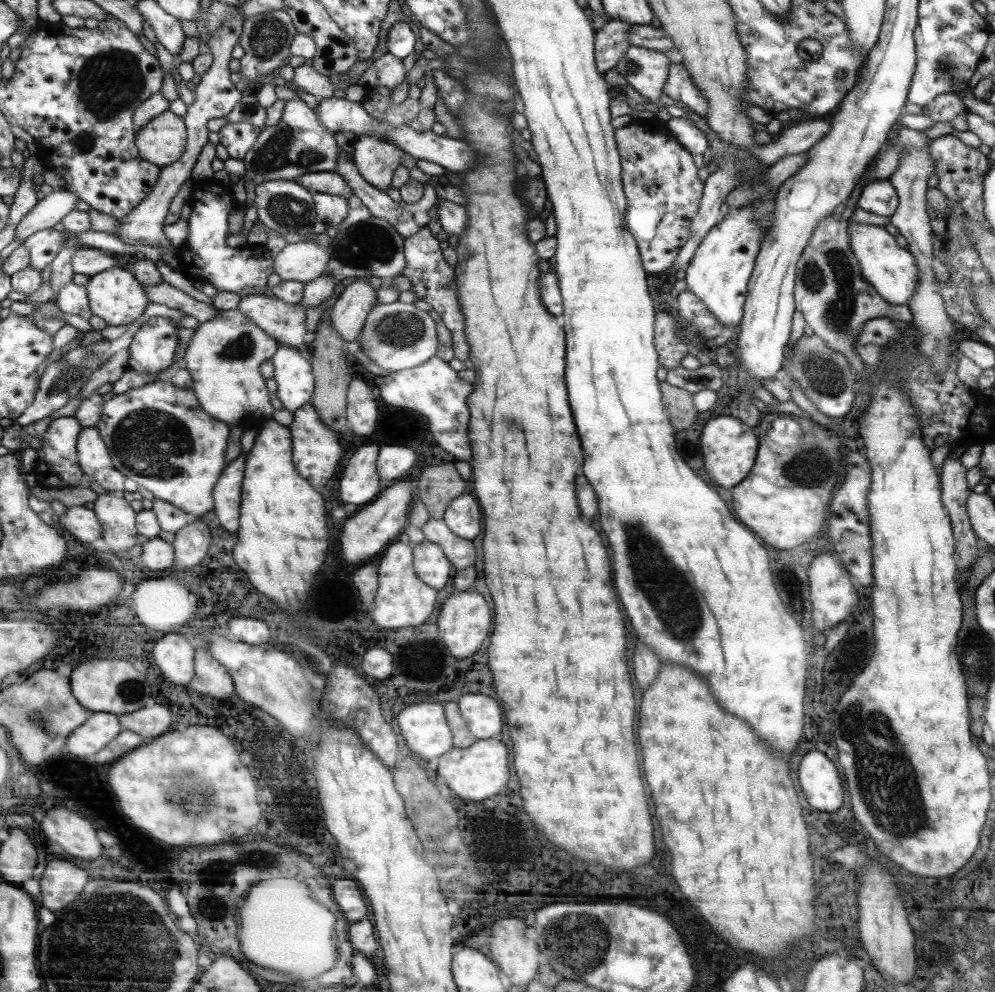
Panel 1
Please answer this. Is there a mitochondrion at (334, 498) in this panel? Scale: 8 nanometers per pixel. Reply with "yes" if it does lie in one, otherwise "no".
no

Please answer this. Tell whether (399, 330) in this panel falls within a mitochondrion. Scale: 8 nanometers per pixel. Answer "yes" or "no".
yes

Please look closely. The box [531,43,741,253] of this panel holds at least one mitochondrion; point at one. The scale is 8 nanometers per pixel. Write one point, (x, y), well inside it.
(631, 67)

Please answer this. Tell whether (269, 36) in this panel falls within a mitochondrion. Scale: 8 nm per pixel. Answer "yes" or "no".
yes

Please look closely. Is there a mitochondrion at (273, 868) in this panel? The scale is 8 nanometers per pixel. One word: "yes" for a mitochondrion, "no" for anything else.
no

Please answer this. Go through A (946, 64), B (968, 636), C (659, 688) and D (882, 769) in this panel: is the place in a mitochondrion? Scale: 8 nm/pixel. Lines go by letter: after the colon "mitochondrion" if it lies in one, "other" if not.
A: mitochondrion
B: other
C: other
D: mitochondrion

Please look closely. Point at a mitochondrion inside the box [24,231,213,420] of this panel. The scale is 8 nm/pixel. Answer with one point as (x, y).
(68, 376)

